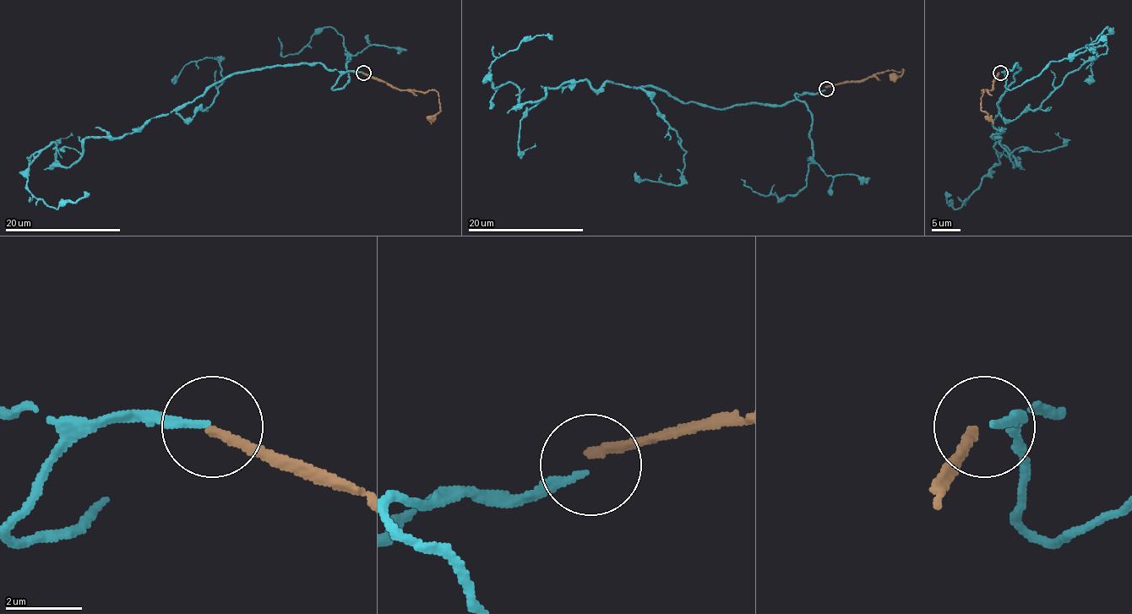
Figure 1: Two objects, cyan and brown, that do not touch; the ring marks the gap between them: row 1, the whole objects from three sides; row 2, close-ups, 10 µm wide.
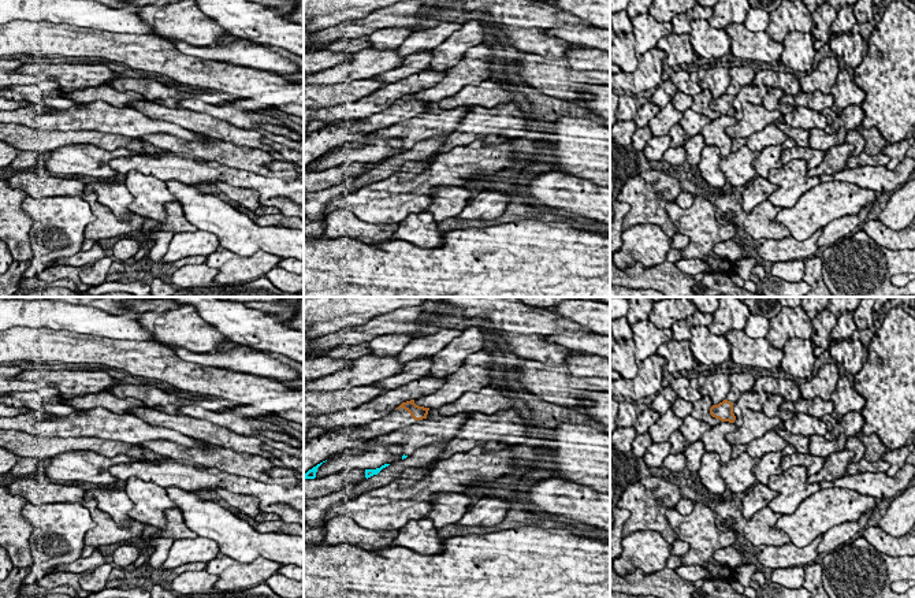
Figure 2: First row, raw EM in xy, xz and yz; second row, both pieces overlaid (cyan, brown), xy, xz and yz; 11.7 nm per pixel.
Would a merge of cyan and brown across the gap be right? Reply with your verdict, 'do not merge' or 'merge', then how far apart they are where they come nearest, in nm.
do not merge; 440 nm apart

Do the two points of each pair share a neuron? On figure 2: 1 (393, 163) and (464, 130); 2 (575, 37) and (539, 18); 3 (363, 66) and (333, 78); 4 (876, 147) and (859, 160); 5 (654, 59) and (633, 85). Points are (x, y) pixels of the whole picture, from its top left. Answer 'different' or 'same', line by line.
1: different
2: different
3: same
4: different
5: same

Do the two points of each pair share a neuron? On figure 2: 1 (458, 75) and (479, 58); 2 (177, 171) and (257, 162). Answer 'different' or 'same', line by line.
1: same
2: different

